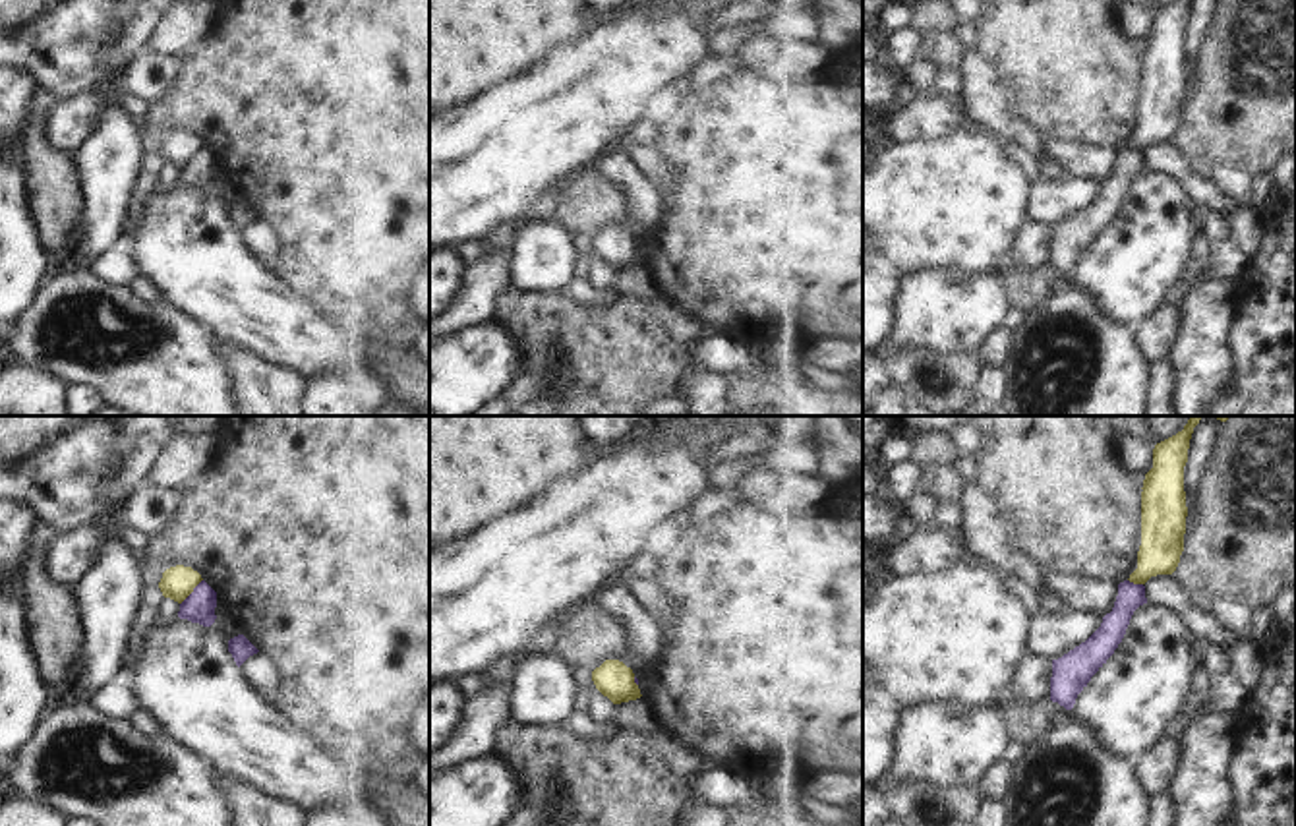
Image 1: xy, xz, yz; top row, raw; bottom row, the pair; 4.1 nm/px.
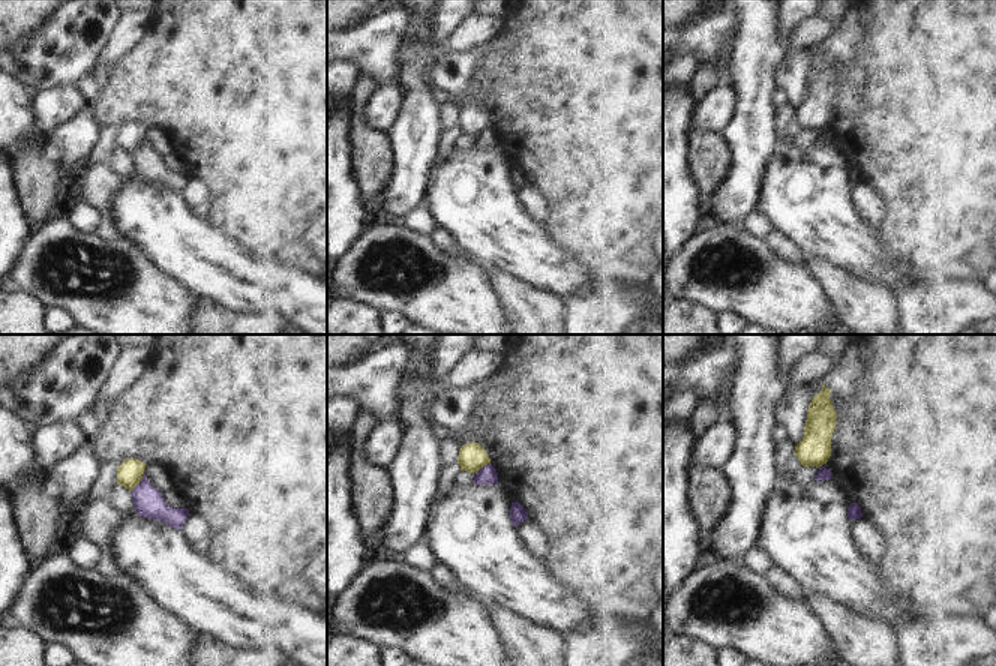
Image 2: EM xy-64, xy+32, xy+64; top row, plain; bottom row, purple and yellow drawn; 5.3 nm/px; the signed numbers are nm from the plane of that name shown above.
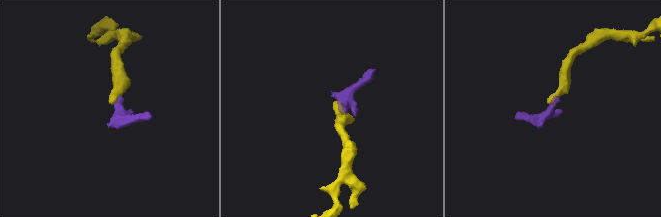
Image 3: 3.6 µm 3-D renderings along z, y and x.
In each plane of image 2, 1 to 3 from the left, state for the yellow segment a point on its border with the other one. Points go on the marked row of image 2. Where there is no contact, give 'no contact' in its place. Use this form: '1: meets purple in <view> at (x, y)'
1: meets purple in xy-64 at (140, 483)
2: meets purple in xy+32 at (483, 467)
3: no contact

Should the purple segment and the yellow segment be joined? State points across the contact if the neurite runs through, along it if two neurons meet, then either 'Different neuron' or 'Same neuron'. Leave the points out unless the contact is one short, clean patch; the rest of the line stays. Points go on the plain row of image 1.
Boundary: xy (202, 146), (180, 171). Different neuron.

